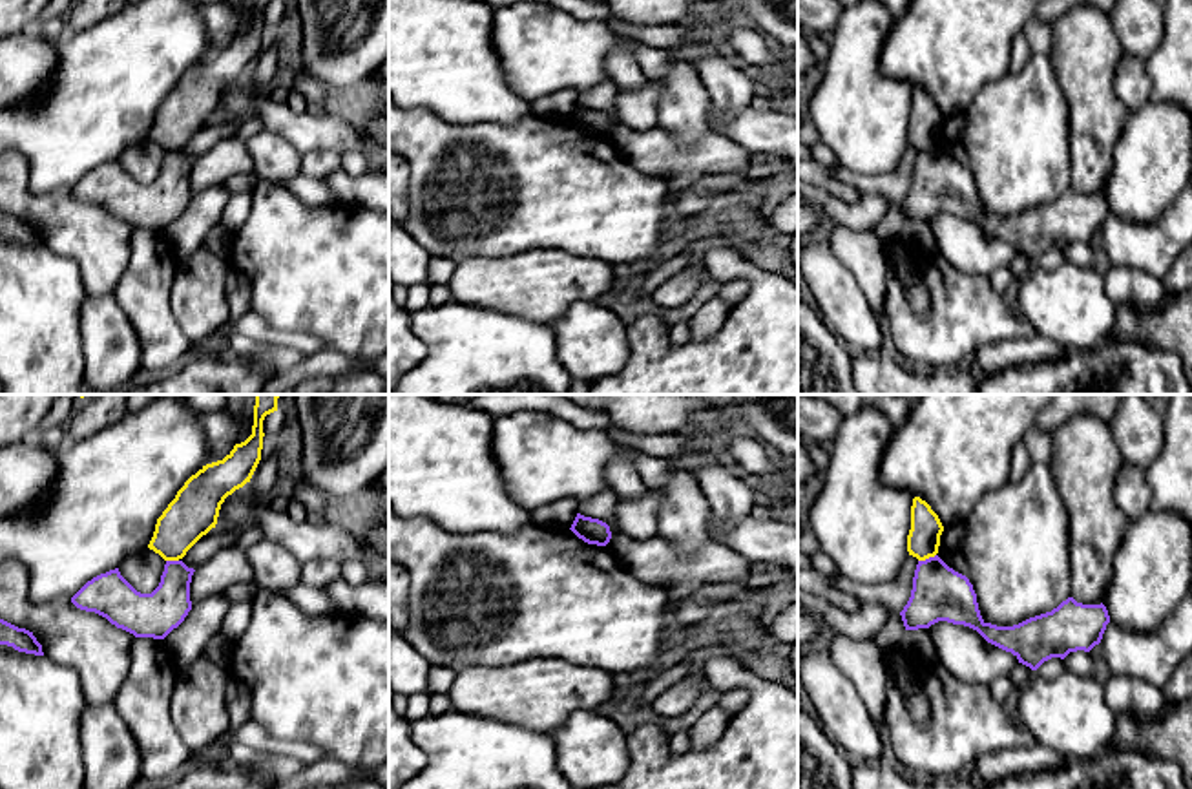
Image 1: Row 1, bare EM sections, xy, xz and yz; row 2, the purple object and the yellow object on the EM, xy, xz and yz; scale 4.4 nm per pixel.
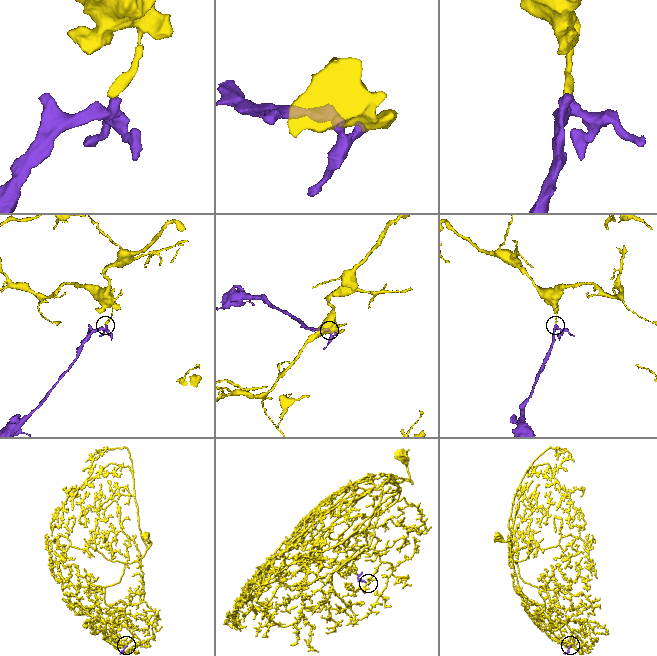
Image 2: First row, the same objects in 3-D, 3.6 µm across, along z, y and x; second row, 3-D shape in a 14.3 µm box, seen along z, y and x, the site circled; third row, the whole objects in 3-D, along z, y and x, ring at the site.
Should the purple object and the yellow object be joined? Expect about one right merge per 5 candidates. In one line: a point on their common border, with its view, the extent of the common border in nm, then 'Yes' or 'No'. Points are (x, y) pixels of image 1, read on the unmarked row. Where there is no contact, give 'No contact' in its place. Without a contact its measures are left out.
Touches purple at yz (926, 150). Shared border 90 nm. No

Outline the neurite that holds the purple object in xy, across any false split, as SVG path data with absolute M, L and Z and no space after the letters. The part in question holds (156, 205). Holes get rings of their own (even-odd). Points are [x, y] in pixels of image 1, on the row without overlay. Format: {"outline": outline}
{"outline": "M166 152L159 177L152 184L141 184L115 159L88 172L71 194L135 228L164 230L192 201L193 163L183 152Z"}

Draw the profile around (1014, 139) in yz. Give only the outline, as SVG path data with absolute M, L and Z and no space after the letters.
M1035 53L1019 73L988 82L964 113L944 119L936 146L969 170L984 214L1013 217L1057 199L1070 188L1068 102L1051 57Z

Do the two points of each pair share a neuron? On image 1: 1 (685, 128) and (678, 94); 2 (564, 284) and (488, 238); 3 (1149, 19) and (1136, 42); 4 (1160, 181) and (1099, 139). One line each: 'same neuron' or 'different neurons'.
1: same neuron
2: different neurons
3: same neuron
4: different neurons

